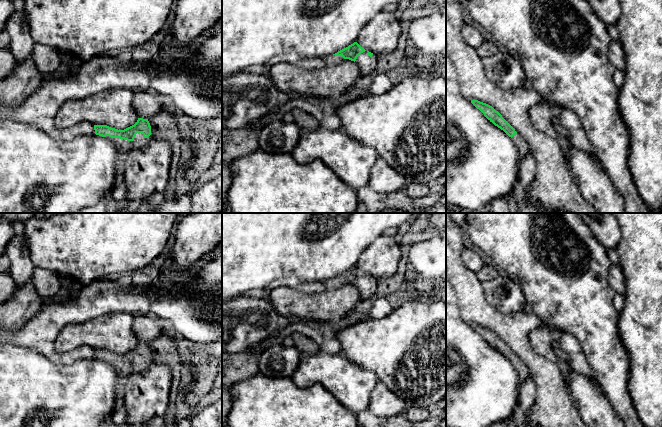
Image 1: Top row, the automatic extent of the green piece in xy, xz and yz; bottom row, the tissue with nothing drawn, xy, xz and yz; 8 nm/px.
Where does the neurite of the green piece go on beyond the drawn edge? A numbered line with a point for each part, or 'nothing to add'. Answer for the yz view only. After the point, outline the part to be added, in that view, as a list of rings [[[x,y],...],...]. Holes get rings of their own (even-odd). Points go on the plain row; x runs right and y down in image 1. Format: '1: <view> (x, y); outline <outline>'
1: yz (523, 372); outline [[[518,357],[512,361],[512,365],[518,372],[520,382],[522,382],[530,376],[528,368]]]

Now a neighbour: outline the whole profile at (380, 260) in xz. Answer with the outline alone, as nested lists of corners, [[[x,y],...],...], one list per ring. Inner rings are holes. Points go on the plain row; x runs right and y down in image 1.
[[[381,235],[360,255],[356,266],[376,280],[389,278],[397,272],[400,256],[394,236]]]

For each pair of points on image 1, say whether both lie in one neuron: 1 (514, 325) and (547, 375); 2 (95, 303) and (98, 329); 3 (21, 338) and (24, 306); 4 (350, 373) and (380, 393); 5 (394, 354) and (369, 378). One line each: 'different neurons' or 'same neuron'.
1: same neuron
2: different neurons
3: different neurons
4: different neurons
5: different neurons

